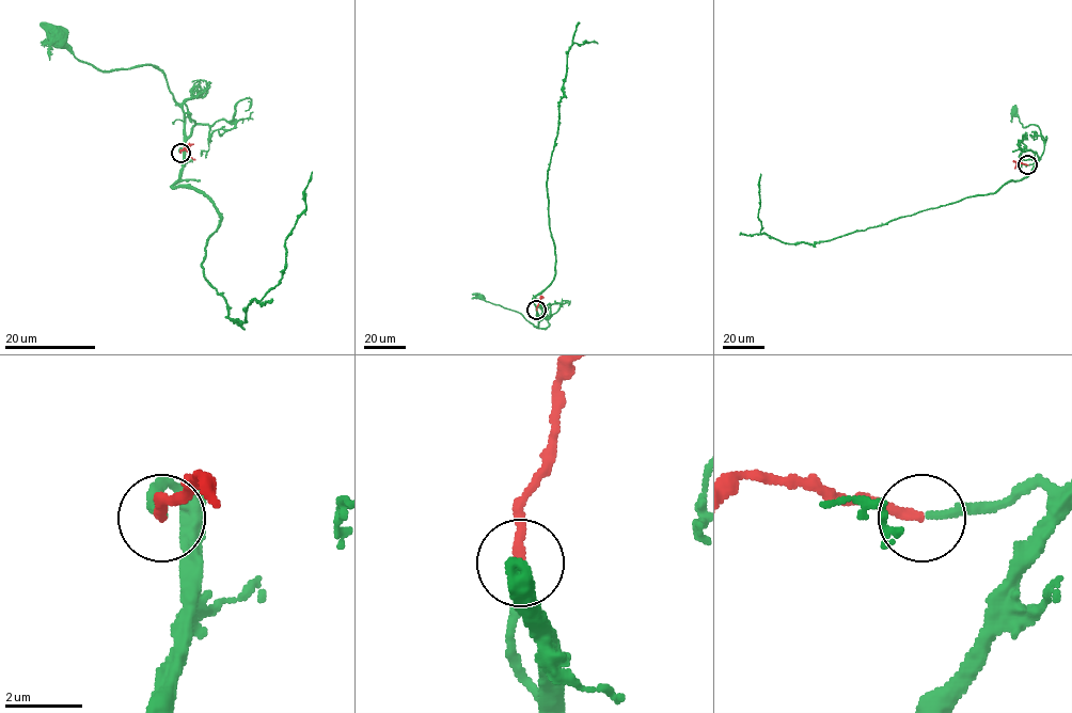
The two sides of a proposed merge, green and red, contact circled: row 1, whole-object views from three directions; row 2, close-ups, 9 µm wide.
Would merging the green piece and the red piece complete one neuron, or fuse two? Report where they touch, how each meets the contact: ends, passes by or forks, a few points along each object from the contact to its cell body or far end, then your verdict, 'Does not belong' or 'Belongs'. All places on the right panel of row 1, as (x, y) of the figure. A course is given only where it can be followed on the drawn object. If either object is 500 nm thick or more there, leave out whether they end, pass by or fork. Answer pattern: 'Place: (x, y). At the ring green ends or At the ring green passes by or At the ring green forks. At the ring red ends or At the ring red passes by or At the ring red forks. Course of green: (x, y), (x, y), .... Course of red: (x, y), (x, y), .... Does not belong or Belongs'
Place: (1027, 164). At the ring green ends. At the ring red ends. Course of green: (1028, 164), (1041, 157), (1043, 140), (1040, 129), (1036, 125), (1023, 127), (1013, 112). Course of red: (1028, 164), (1019, 163), (1015, 168). Belongs

